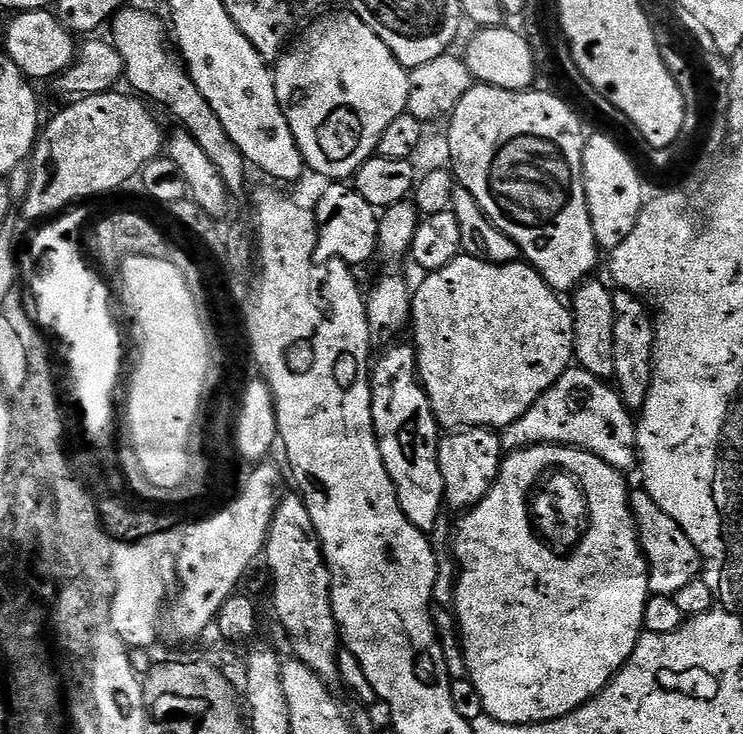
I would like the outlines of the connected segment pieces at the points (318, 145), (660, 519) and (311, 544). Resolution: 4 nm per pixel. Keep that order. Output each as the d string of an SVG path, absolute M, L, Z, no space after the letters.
M351 10L343 11L344 12L333 11L331 14L324 14L319 18L313 19L311 23L291 41L290 47L274 64L278 102L286 114L286 122L290 122L290 130L294 130L294 138L302 150L305 165L307 165L311 171L313 168L320 176L329 176L327 179L332 182L344 182L349 178L355 177L357 170L379 149L382 130L386 130L386 126L390 126L390 122L394 122L394 118L405 115L408 107L408 72L404 65L399 64L394 58L394 54L386 46L386 42L382 42L382 38L378 38L378 34L374 34L374 30L370 30L370 26L366 26L366 22L362 22L362 18L358 18L355 12Z
M643 490L633 491L630 499L632 501L632 517L636 520L636 529L640 535L640 545L644 550L644 556L648 559L648 591L653 596L672 596L682 586L694 582L701 575L702 561L700 551L686 538L682 526L650 498L650 494Z
M288 494L281 499L268 531L266 560L267 556L268 568L272 571L272 604L276 607L277 622L292 643L291 655L314 670L324 684L339 685L342 641L332 609L332 575L310 522L310 510L306 510L299 495Z

